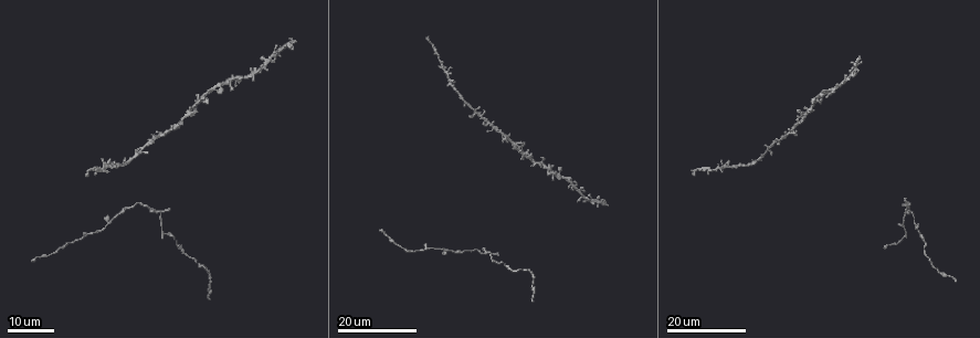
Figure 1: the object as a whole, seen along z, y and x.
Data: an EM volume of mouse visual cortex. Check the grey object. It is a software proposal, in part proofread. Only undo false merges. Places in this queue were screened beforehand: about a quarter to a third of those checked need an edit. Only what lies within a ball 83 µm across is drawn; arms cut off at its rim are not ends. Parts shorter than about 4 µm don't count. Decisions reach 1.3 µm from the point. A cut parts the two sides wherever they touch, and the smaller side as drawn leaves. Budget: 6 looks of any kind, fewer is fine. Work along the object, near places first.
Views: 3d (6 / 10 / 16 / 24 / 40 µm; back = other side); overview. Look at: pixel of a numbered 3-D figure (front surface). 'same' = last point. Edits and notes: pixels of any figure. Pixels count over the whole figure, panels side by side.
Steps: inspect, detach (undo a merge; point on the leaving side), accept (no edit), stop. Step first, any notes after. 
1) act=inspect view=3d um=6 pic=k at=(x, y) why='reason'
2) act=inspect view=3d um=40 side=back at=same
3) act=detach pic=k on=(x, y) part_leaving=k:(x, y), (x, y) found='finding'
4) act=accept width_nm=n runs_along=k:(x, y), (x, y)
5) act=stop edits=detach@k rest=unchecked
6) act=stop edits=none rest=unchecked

act=inspect view=3d um=16 pic=1 at=(915, 224) why='sudden change in width'

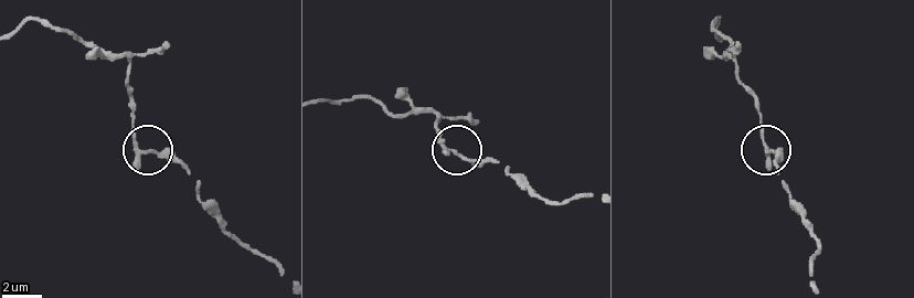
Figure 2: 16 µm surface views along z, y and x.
act=inspect view=3d um=6 pic=2 at=(451, 150)

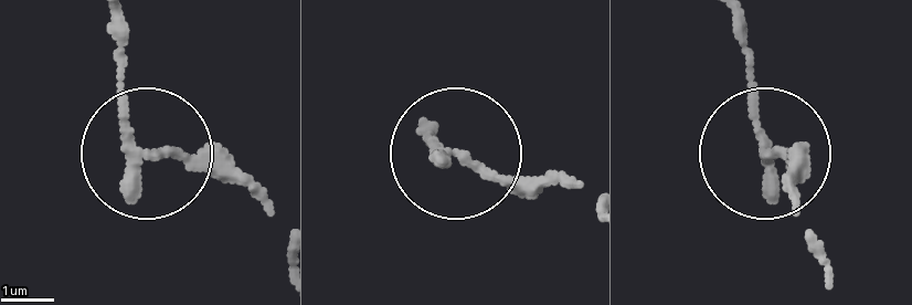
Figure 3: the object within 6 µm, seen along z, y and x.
act=accept found='continuous, no second neuron'

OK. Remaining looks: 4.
act=inspect view=3d um=24 pic=1 at=(485, 252) why='three arms meet'

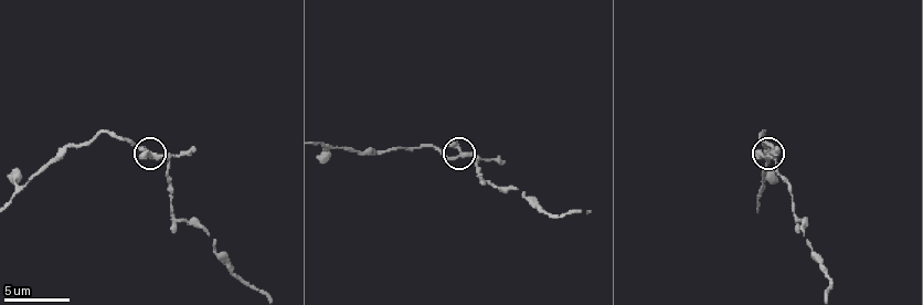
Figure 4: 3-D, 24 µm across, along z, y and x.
act=inspect view=3d um=10 pic=4 at=(463, 155)

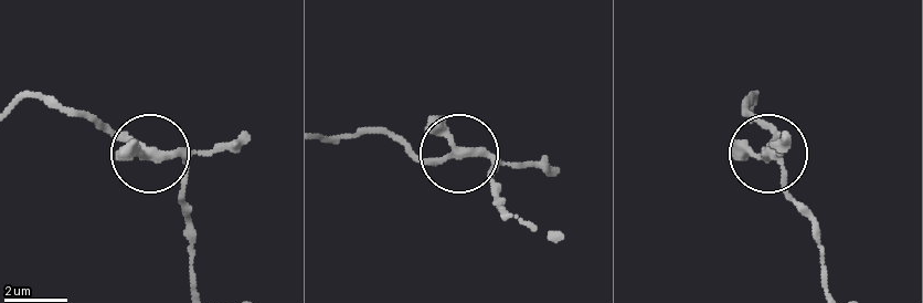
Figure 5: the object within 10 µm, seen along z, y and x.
act=accept width_nm=220 found='one neuron here'

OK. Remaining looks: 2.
act=inspect view=3d um=24 pic=1 at=(176, 127) why='looks like a crossing'

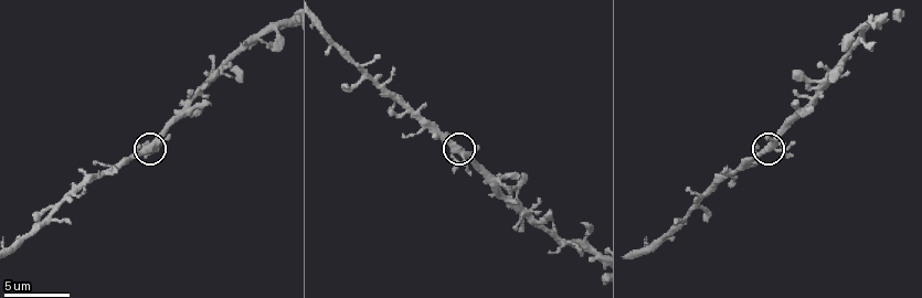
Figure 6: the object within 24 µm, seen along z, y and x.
act=inspect view=3d um=10 pic=6 at=(459, 150)

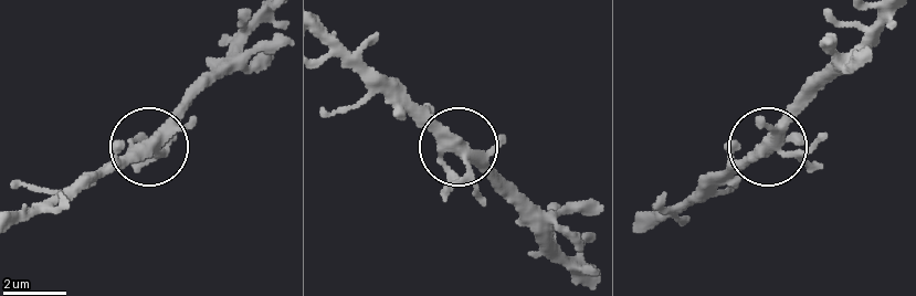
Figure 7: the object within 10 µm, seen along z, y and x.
act=accept width_nm=360 runs_along=7:(446, 201), (460, 157), (386, 80) found='continuous, no second neuron'

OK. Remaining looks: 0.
act=stop edits=none rest=unchecked

